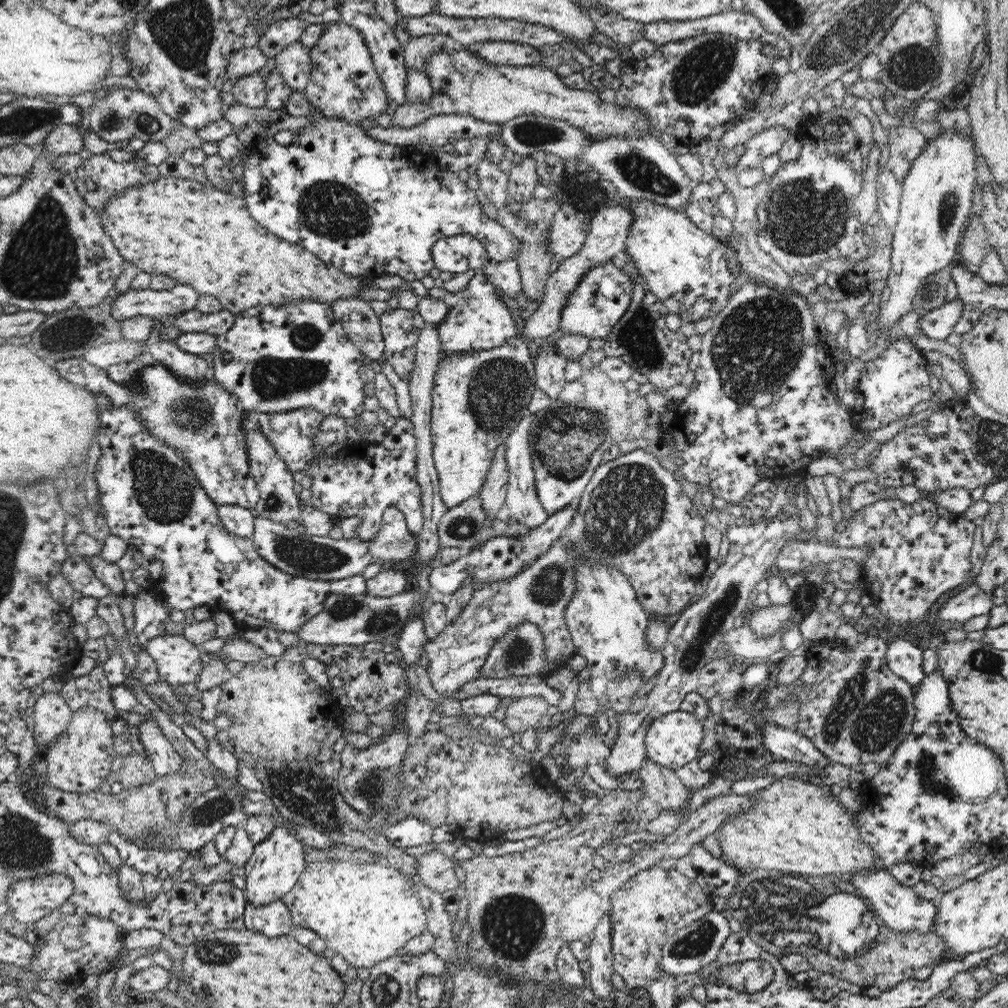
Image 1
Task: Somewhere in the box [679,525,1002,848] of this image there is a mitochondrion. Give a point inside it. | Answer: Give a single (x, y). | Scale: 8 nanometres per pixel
(871, 718)

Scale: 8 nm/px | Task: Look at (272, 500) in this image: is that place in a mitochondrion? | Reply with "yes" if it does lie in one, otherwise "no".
yes

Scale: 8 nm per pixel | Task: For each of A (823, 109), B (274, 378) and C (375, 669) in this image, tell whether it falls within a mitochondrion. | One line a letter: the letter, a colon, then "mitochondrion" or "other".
A: other
B: mitochondrion
C: other

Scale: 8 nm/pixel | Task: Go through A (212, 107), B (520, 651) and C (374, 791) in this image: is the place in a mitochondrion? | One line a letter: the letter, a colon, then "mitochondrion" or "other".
A: other
B: mitochondrion
C: mitochondrion

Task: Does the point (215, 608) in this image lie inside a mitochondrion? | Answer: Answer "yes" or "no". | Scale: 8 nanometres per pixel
no

